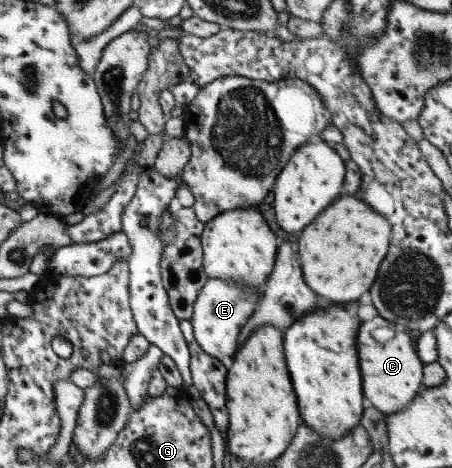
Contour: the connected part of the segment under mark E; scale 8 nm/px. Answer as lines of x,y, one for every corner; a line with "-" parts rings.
206,279
198,296
193,302
193,309
189,321
193,328
193,338
198,346
209,357
218,359
232,358
236,352
238,341
247,327
247,320
253,313
259,294
252,287
243,287
238,283
220,279

